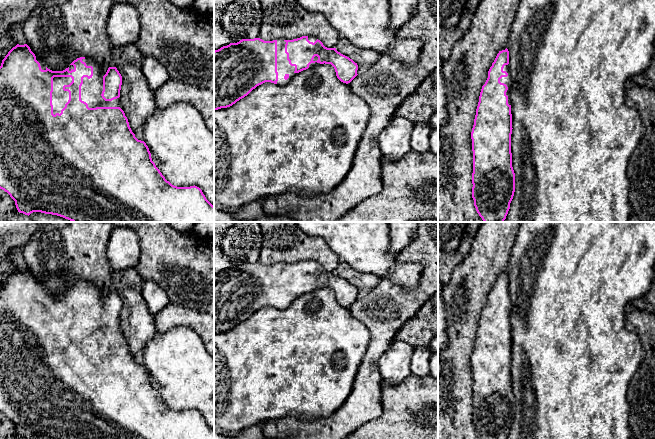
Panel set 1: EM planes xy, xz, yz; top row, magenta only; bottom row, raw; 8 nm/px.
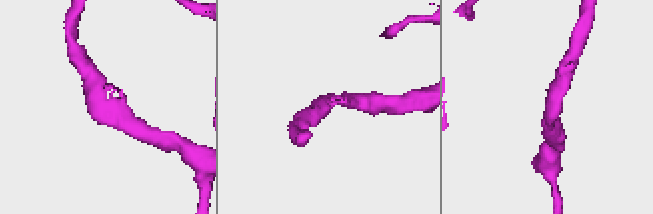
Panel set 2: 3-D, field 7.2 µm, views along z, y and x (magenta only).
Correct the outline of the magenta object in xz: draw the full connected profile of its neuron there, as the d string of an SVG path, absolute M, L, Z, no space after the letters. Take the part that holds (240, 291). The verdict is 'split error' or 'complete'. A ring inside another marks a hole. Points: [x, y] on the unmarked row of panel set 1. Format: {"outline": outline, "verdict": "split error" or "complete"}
{"outline": "M313 260L273 265L242 263L230 267L214 275L214 334L232 330L265 306L286 309L299 296L324 287L334 291L337 302L343 307L350 307L358 299L357 287L336 272L325 271Z", "verdict": "split error"}

